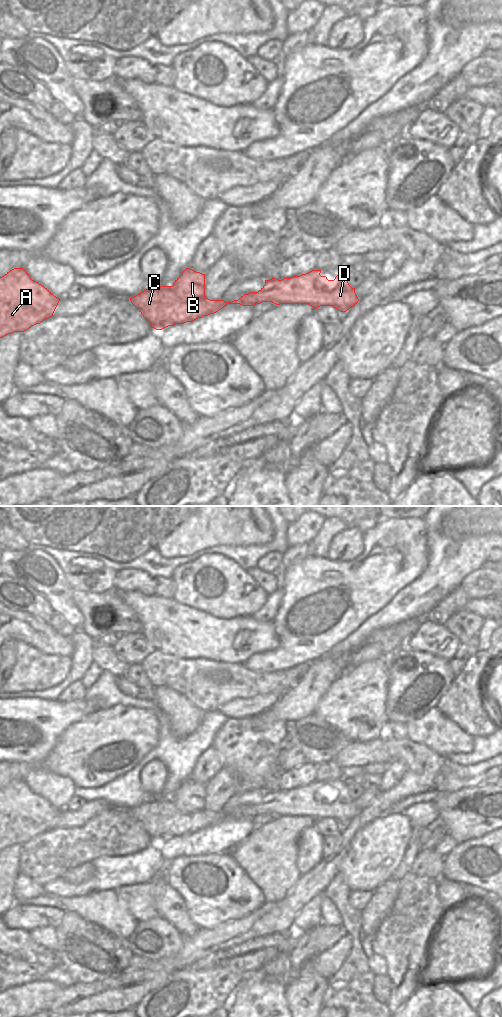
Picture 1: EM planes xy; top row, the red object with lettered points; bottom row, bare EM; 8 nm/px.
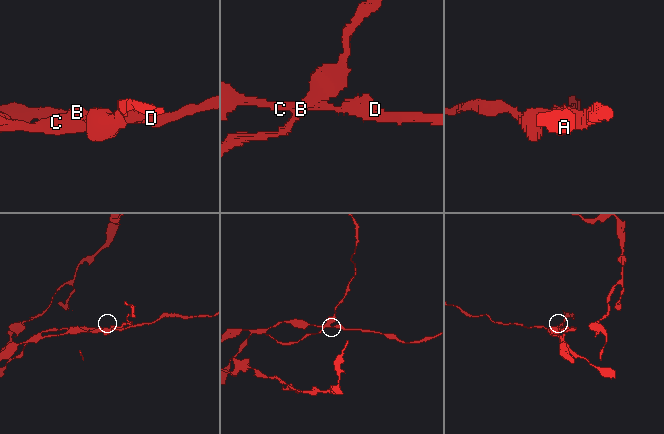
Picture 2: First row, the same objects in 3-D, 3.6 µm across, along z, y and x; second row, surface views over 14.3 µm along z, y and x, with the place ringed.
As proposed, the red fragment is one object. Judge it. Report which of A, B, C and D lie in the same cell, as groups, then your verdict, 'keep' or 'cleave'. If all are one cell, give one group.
groups A C D / B; cleave

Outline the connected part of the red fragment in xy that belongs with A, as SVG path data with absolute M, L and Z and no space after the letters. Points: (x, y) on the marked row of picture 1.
M23 268L10 270L0 277L0 338L52 317L59 301Z

